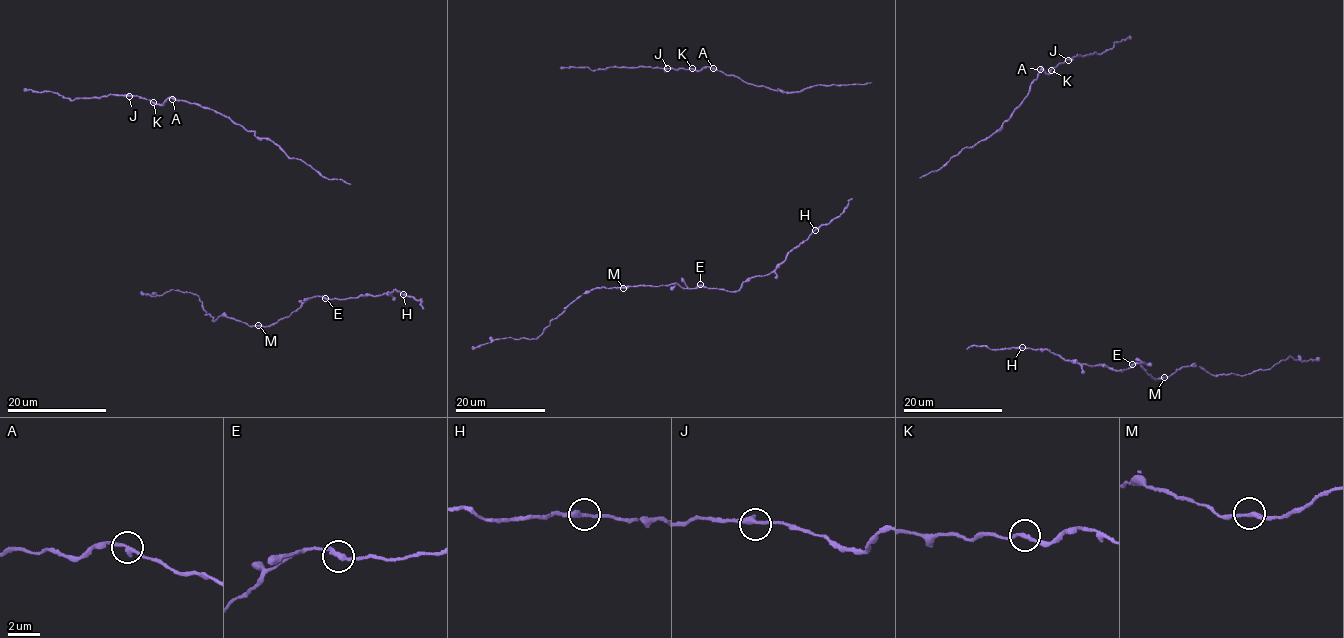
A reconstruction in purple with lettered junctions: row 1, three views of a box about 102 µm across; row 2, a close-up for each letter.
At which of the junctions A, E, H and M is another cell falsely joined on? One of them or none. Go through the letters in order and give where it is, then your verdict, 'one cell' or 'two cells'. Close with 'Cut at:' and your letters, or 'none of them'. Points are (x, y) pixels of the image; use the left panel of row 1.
A: (172, 99) | one cell
E: (325, 298) | one cell
H: (403, 294) | one cell
M: (258, 325) | one cell
Cut at: none of them

